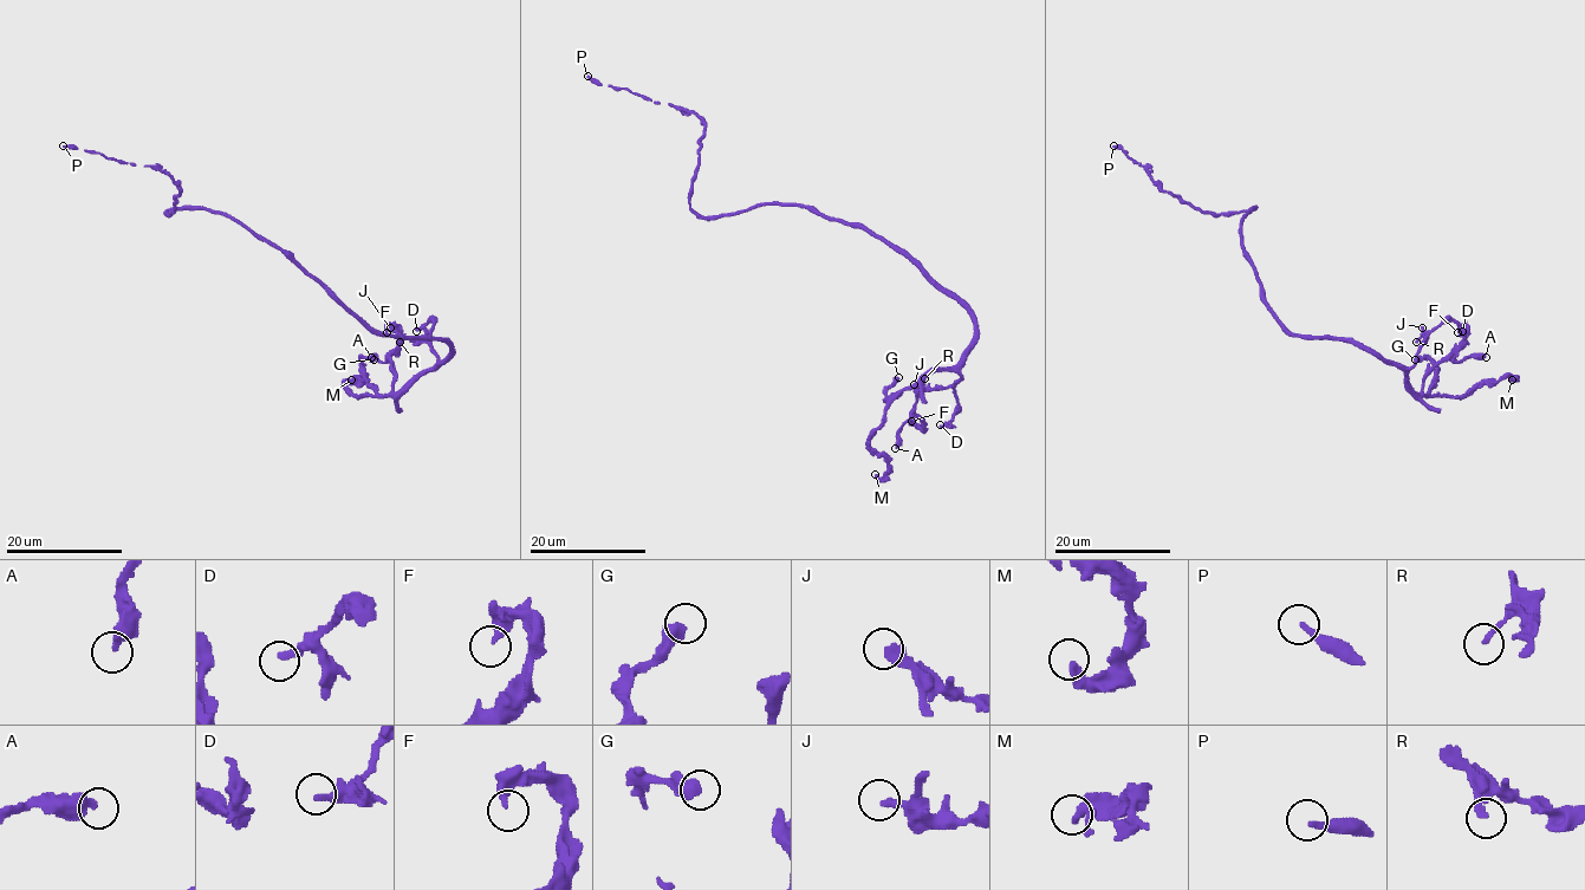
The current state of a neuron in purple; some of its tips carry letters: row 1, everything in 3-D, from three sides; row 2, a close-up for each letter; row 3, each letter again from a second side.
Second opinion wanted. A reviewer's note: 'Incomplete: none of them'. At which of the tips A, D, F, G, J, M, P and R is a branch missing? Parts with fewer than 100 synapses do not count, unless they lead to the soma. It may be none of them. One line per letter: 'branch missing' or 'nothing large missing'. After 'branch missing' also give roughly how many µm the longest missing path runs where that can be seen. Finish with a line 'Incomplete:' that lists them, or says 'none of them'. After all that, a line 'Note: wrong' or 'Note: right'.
A: nothing large missing
D: nothing large missing
F: nothing large missing
G: nothing large missing
J: nothing large missing
M: nothing large missing
P: nothing large missing
R: nothing large missing
Incomplete: none of them
Note: right

